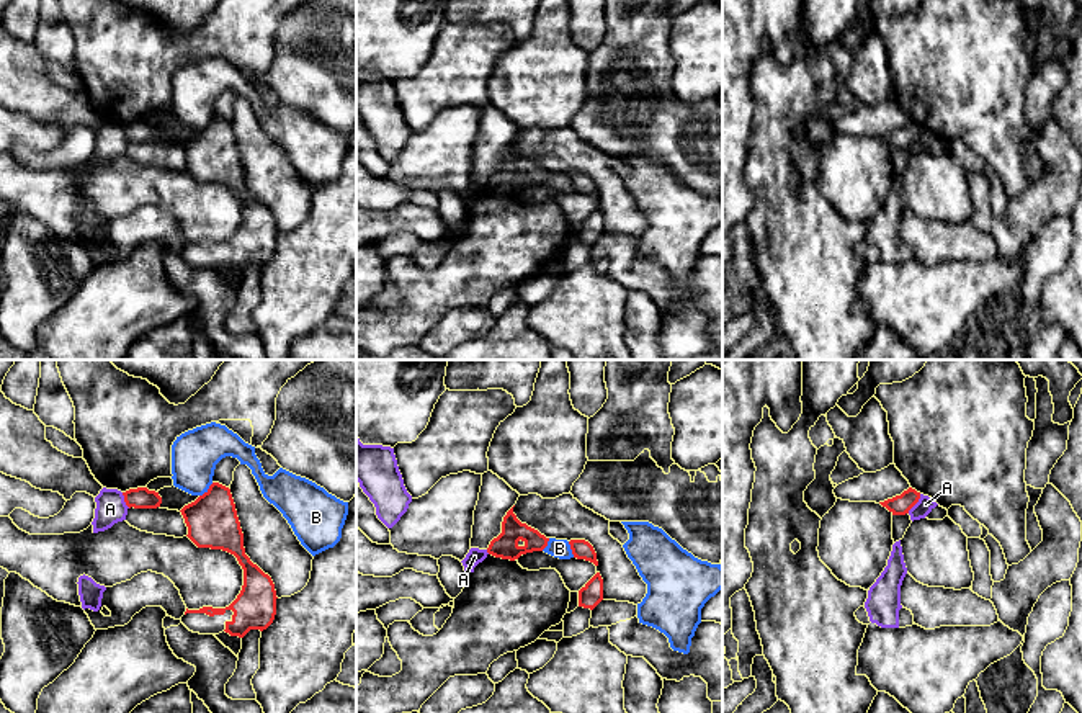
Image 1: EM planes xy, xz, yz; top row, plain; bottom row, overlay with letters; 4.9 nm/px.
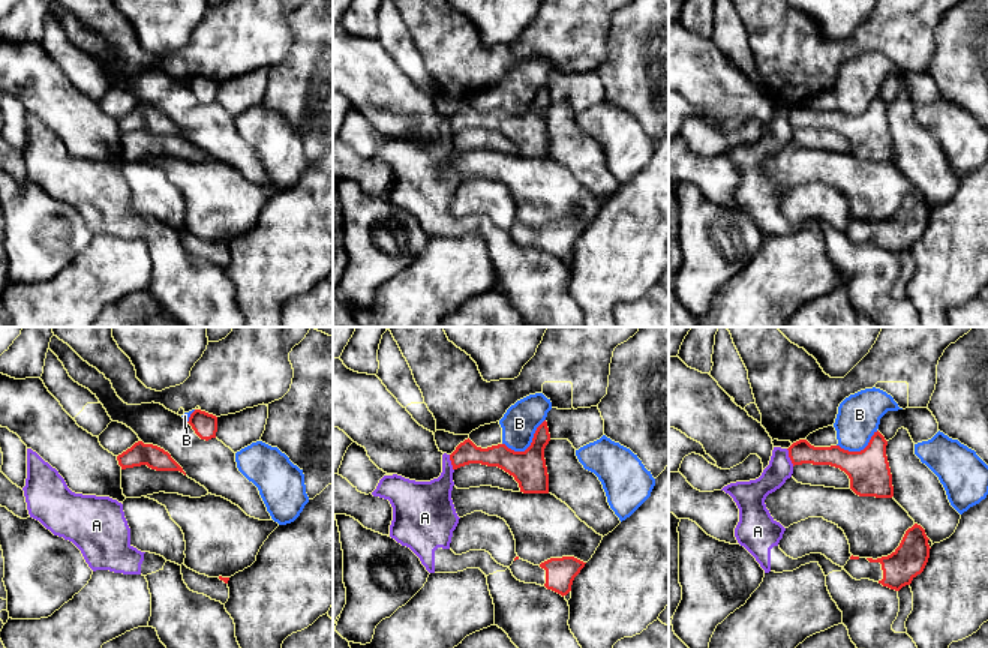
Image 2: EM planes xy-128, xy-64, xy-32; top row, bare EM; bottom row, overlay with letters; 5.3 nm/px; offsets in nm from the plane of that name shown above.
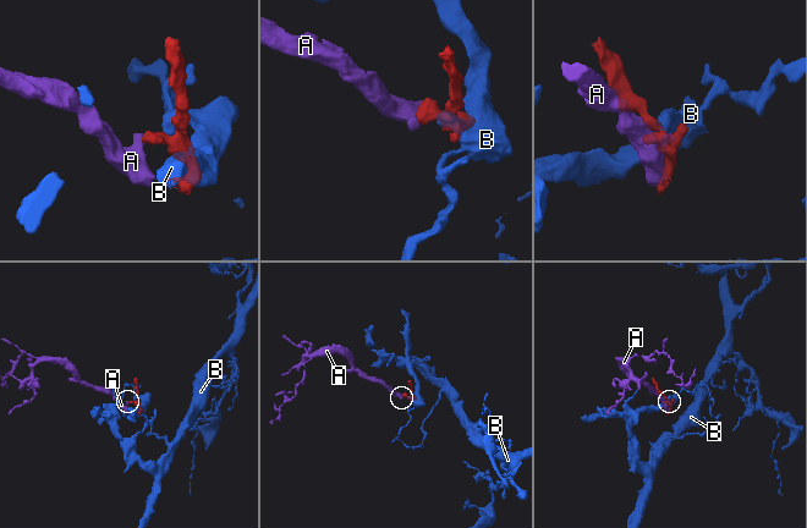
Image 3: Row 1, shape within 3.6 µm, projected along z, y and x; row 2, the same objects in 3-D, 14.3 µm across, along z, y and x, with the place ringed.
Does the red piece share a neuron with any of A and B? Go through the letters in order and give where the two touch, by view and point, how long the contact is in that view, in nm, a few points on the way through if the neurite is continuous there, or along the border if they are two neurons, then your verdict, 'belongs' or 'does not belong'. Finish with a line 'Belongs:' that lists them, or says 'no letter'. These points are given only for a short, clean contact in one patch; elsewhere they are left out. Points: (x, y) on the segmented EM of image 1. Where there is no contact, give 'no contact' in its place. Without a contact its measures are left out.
A: contact yz (916, 502); length 120 nm; border yz (921, 494), (919, 501), (907, 512); does not belong
B: contact xy (208, 489); length 100 nm; border xy (213, 483), (200, 496); does not belong
Belongs: no letter

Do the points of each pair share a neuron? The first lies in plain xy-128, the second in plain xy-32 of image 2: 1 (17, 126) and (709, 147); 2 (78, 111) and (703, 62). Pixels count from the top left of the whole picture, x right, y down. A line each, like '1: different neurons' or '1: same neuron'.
1: same neuron
2: same neuron

